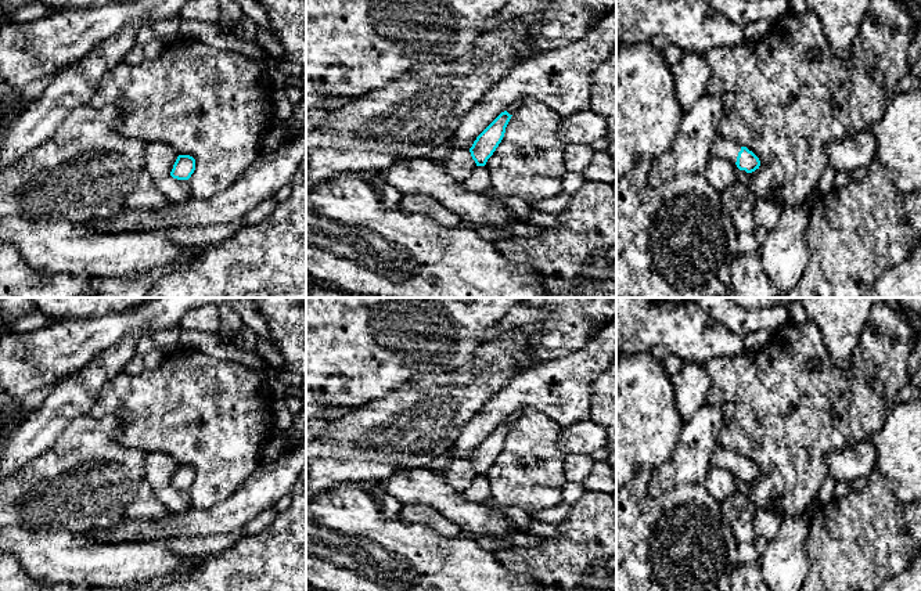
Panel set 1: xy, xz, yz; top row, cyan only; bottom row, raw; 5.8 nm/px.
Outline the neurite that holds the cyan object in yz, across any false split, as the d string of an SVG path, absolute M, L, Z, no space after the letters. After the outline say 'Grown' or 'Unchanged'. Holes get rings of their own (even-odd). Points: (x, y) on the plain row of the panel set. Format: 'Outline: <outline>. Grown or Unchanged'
Outline: M722 446L715 451L712 462L715 468L728 469L746 483L752 483L760 476L759 468L752 461Z. Grown

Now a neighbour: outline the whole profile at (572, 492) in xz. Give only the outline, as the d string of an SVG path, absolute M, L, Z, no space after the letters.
M566 482L562 489L564 501L572 505L584 495L584 491L586 487L583 486L583 483Z

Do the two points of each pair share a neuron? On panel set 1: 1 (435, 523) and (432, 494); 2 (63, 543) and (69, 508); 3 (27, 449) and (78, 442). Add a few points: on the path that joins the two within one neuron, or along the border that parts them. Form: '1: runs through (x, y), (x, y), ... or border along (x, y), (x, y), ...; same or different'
1: border along (403, 504), (427, 503), (460, 528); different
2: border along (32, 529), (69, 530), (82, 534); different
3: border along (74, 420), (49, 447), (27, 464); different

